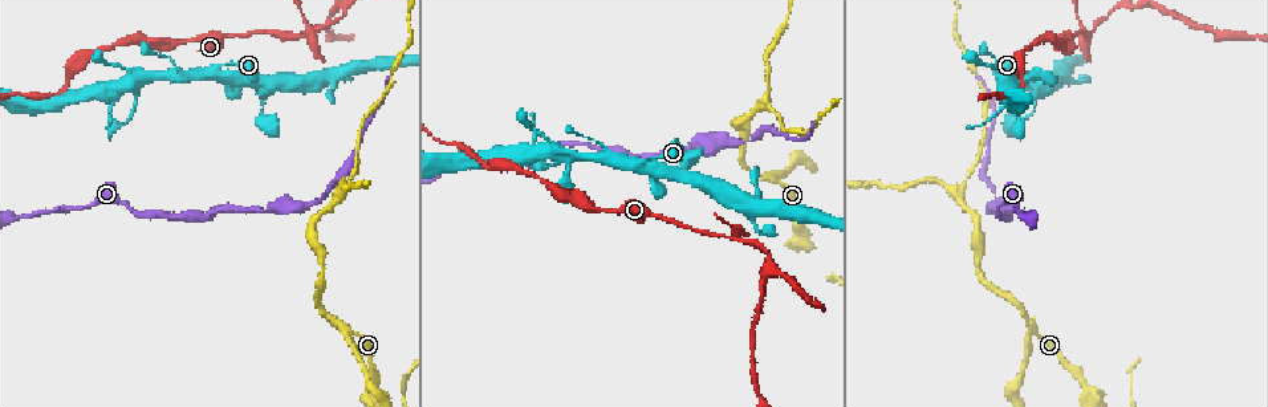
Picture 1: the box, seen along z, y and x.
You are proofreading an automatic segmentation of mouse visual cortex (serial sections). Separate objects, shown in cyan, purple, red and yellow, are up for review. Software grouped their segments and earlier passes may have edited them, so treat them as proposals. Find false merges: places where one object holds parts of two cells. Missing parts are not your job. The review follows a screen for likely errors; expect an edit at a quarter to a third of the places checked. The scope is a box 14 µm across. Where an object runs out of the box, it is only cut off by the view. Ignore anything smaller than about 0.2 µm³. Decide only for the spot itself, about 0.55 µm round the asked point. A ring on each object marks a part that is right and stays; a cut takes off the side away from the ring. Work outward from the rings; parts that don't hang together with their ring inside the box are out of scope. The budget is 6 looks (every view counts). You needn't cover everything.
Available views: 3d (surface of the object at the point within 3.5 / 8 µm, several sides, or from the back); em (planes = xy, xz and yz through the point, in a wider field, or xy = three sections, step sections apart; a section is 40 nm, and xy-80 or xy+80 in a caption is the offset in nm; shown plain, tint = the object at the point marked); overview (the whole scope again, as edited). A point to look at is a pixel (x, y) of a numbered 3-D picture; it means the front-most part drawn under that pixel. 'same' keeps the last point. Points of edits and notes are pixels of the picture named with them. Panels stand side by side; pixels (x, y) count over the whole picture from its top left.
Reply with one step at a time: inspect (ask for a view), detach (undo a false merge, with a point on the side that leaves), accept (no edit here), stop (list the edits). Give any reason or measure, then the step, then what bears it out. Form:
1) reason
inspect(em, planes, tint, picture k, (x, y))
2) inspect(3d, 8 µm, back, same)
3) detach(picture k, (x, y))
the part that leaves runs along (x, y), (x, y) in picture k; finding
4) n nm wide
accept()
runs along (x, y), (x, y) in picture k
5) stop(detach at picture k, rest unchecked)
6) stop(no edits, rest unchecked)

arms part here
inspect(3d, 8 µm, picture 1, (304, 36))

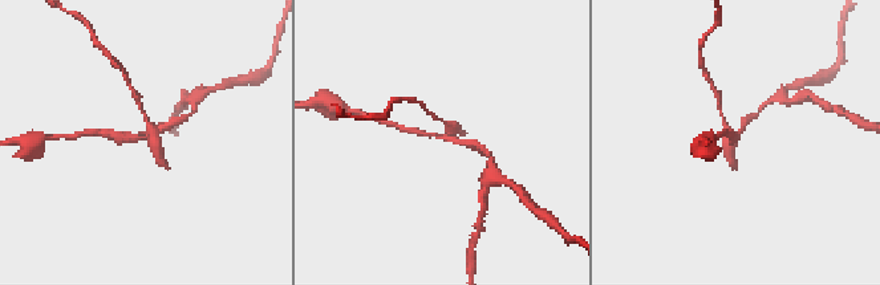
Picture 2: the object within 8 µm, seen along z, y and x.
zoom in
inspect(3d, 3.5 µm, picture 2, (739, 134))

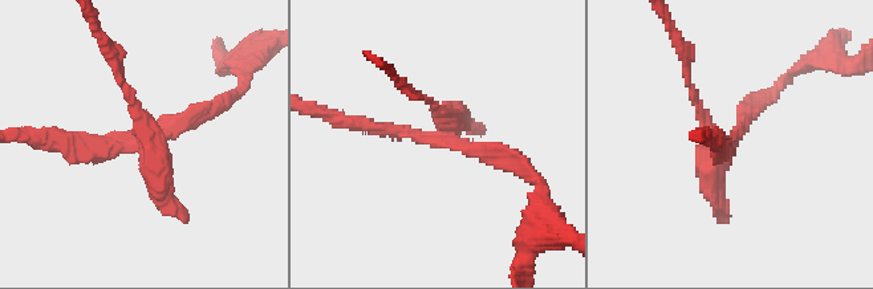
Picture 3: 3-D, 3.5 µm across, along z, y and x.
shape alone is not enough
inspect(em, xy, step 2, tint, picture 3, (434, 139))

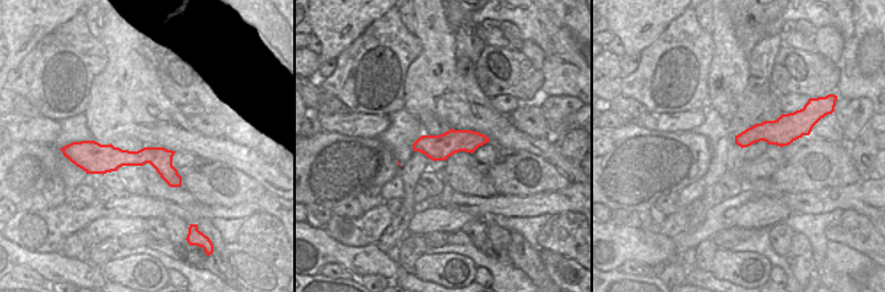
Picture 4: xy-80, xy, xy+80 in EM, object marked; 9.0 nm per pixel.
240 nm wide
detach(picture 3, (134, 108))
the part that leaves runs along (143, 151), (185, 218) in picture 3; two cells meet here

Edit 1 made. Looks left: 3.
see it whole again
inspect(overview)

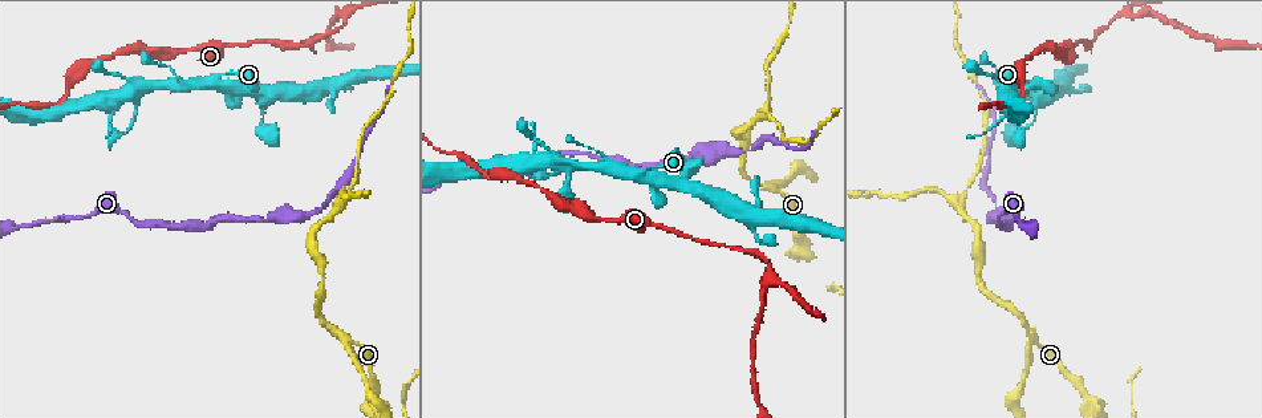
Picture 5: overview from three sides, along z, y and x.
side arm on a straight run
inspect(3d, 8 µm, picture 5, (1026, 346))

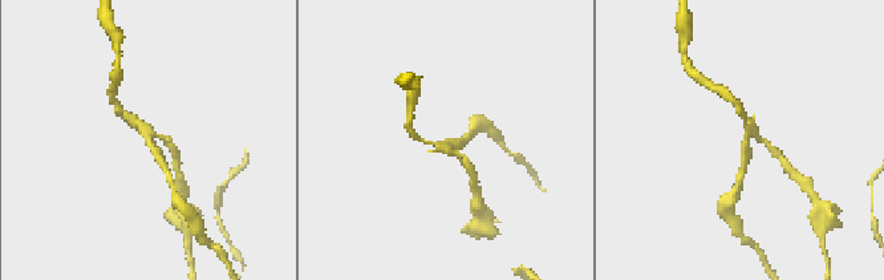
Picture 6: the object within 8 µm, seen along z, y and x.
need the tissue
inspect(em, xy, step 2, tint, picture 6, (746, 142))

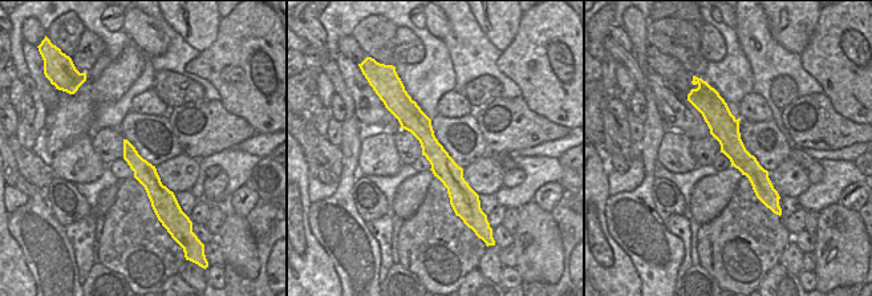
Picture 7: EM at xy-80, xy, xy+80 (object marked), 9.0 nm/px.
220 nm wide
detach(picture 6, (745, 159))
border along (706, 88), (731, 116) in picture 7; two cells meet here

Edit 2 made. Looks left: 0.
stop(detach at picture 3, detach at picture 6, rest unchecked)

